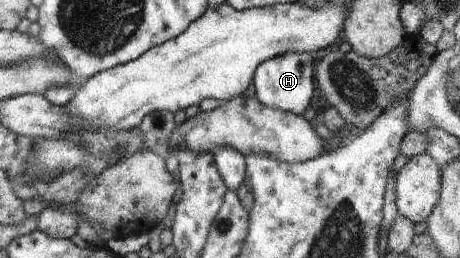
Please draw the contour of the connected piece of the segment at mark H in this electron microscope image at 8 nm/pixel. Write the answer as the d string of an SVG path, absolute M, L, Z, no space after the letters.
M288 52L267 59L259 63L253 75L255 96L263 106L302 116L314 95L313 69L312 56L308 52Z

